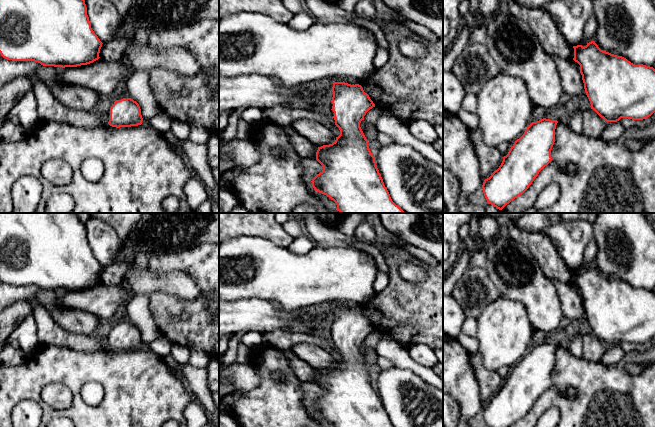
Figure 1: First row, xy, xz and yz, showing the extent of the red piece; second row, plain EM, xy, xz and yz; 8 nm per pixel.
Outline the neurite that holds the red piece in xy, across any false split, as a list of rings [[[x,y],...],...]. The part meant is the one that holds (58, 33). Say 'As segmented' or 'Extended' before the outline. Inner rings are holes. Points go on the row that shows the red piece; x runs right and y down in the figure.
As segmented. [[[0,0],[0,54],[7,60],[77,67],[98,60],[102,44],[91,28],[85,0]]]

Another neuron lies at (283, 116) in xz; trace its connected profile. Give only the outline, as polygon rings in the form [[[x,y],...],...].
[[[274,107],[262,111],[264,121],[270,121],[280,126],[291,126],[292,122],[299,119],[317,121],[331,130],[335,137],[340,135],[339,128],[332,124],[326,117],[325,110],[289,109],[287,107]]]

